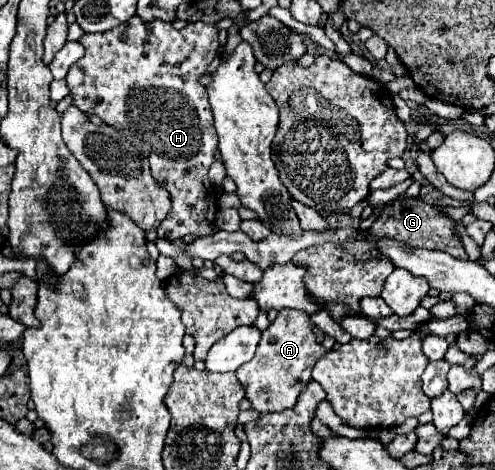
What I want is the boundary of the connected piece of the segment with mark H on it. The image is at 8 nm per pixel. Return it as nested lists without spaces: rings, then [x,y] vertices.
[[[132,16],[128,24],[120,24],[112,32],[84,34],[78,40],[84,46],[84,56],[68,70],[66,84],[70,88],[72,104],[86,114],[96,114],[108,126],[124,134],[140,154],[150,160],[154,180],[172,196],[172,212],[156,228],[160,238],[176,240],[184,236],[212,236],[216,228],[216,190],[208,178],[208,170],[214,162],[218,146],[216,130],[212,128],[212,110],[208,104],[208,92],[200,84],[200,76],[212,62],[218,46],[218,30],[212,24],[194,22],[182,30],[176,30],[170,22],[144,22],[140,16]]]

